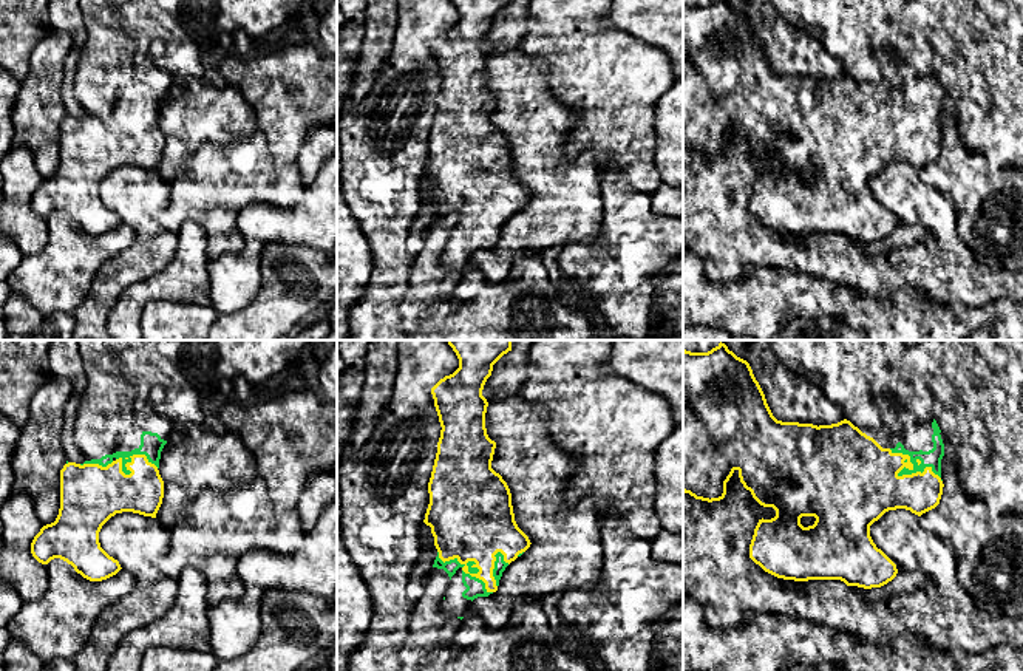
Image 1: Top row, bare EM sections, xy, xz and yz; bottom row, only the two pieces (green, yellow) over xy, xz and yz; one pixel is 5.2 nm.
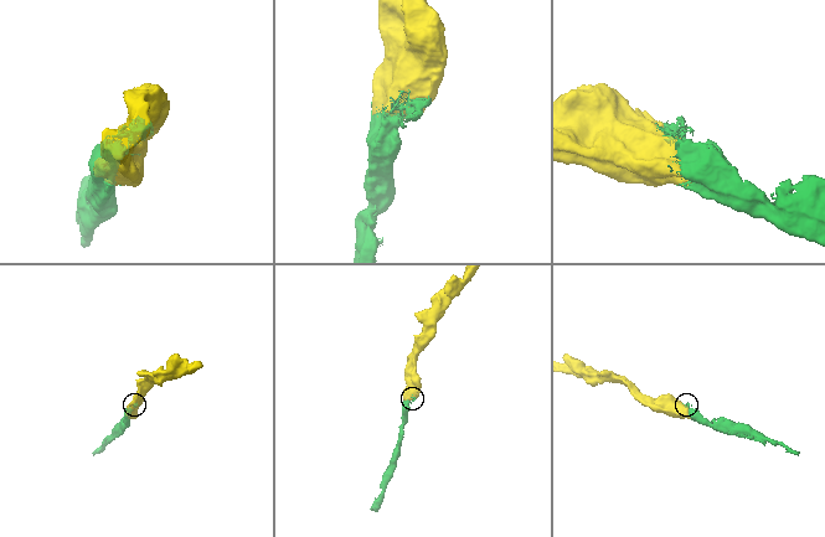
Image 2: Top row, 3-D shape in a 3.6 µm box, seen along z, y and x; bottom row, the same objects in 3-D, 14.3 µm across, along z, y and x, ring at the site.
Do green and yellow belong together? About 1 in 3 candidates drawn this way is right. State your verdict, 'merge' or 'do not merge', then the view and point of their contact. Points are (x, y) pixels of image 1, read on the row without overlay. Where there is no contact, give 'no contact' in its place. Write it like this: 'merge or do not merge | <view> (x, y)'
merge | xz (464, 218)

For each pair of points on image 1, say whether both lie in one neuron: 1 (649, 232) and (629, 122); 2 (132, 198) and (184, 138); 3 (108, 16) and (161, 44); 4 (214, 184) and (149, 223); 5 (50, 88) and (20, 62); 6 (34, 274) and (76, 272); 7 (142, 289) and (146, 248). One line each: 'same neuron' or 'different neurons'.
1: different neurons
2: different neurons
3: same neuron
4: different neurons
5: different neurons
6: same neuron
7: different neurons

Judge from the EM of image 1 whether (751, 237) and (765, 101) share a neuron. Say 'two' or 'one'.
two

